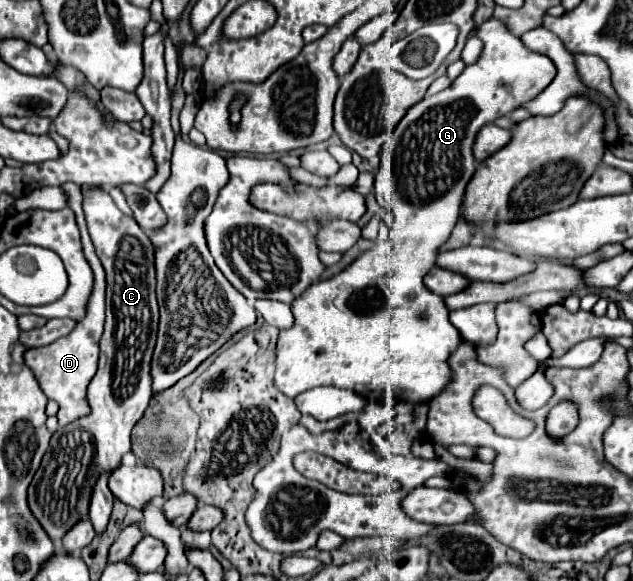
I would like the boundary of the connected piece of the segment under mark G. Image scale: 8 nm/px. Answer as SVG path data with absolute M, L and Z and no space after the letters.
M498 18L486 20L478 30L478 38L484 42L478 62L466 66L446 90L416 102L394 128L392 140L384 148L384 156L390 156L394 178L394 194L388 200L388 208L394 212L396 222L390 227L389 240L358 256L338 276L312 284L294 300L292 312L296 322L292 328L280 330L276 345L274 382L286 396L296 398L316 386L336 386L354 390L366 400L382 400L386 392L394 392L396 400L422 404L438 396L442 384L450 378L446 356L458 348L462 338L448 320L444 298L430 292L422 278L436 264L438 248L448 240L460 218L464 188L476 170L472 146L478 130L536 98L556 76L552 60L528 50Z

